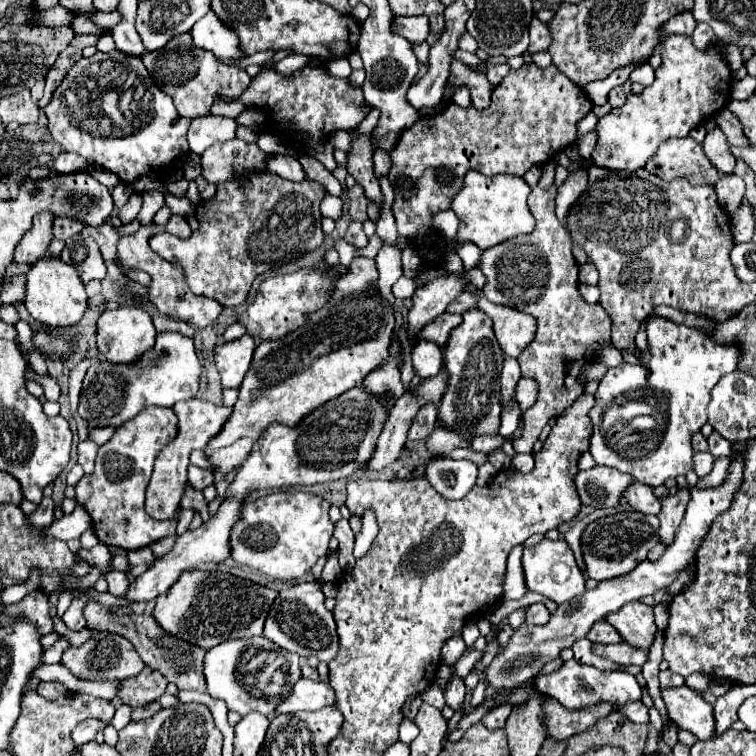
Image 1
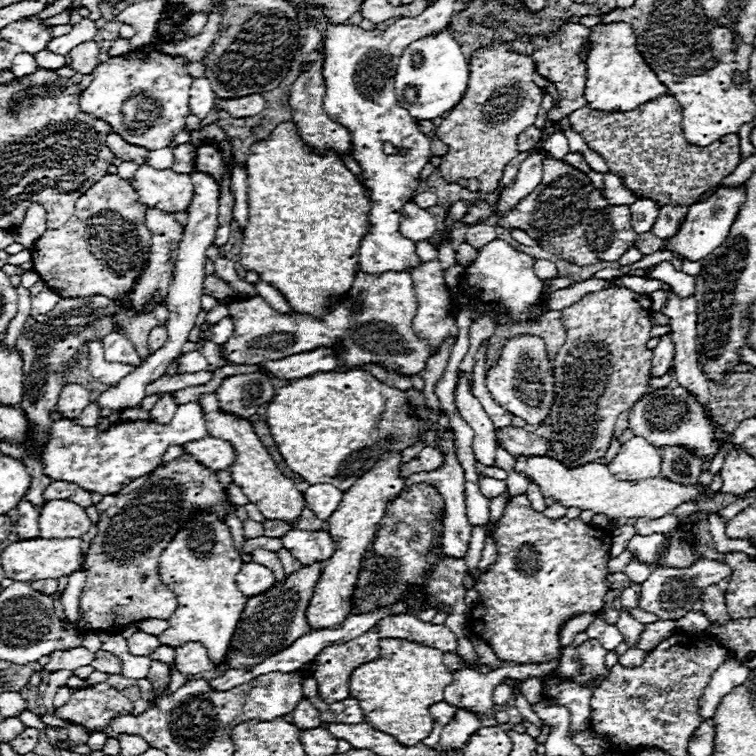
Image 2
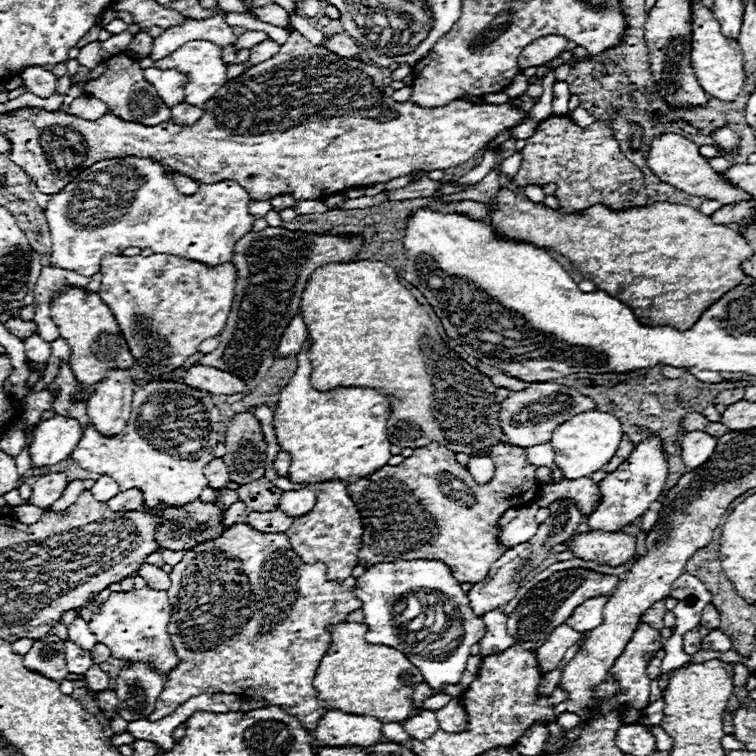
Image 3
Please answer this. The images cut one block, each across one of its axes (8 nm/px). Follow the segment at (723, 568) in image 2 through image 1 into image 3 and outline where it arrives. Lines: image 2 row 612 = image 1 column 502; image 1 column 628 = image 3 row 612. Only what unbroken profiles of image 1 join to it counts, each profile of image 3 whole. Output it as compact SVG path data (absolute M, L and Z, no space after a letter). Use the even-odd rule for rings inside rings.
M596 596L594 600L582 602L578 608L574 608L574 612L566 620L566 624L570 628L574 628L576 632L588 632L588 630L596 628L598 624L602 624L602 608L604 608L606 600L608 600L606 596Z

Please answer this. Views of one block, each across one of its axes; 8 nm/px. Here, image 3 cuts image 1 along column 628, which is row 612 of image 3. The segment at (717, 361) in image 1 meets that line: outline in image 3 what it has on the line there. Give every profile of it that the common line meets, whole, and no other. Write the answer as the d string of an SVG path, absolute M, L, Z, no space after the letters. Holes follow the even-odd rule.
M396 560L396 562L382 562L382 564L374 564L374 566L368 566L366 572L356 578L356 588L354 588L354 594L362 600L362 610L364 610L364 624L368 626L368 632L366 632L366 640L370 644L386 644L386 646L394 646L398 648L400 652L404 652L408 656L408 660L418 666L418 670L422 672L424 676L424 682L430 684L434 690L438 690L442 684L458 684L460 682L460 676L466 668L466 662L470 658L470 646L476 644L484 634L486 634L486 626L482 622L480 616L476 616L468 604L468 598L466 598L466 592L462 590L460 582L452 576L452 570L440 562L440 560ZM414 594L422 606L430 606L430 616L428 618L436 618L436 614L444 614L444 618L438 618L436 622L442 624L438 626L438 632L428 632L426 630L426 640L416 640L412 642L412 638L418 634L418 632L410 632L412 636L406 634L406 628L400 630L396 628L396 606L406 602L406 596ZM428 640L434 640L432 644L428 644ZM432 650L440 650L442 654L440 656L432 656Z

